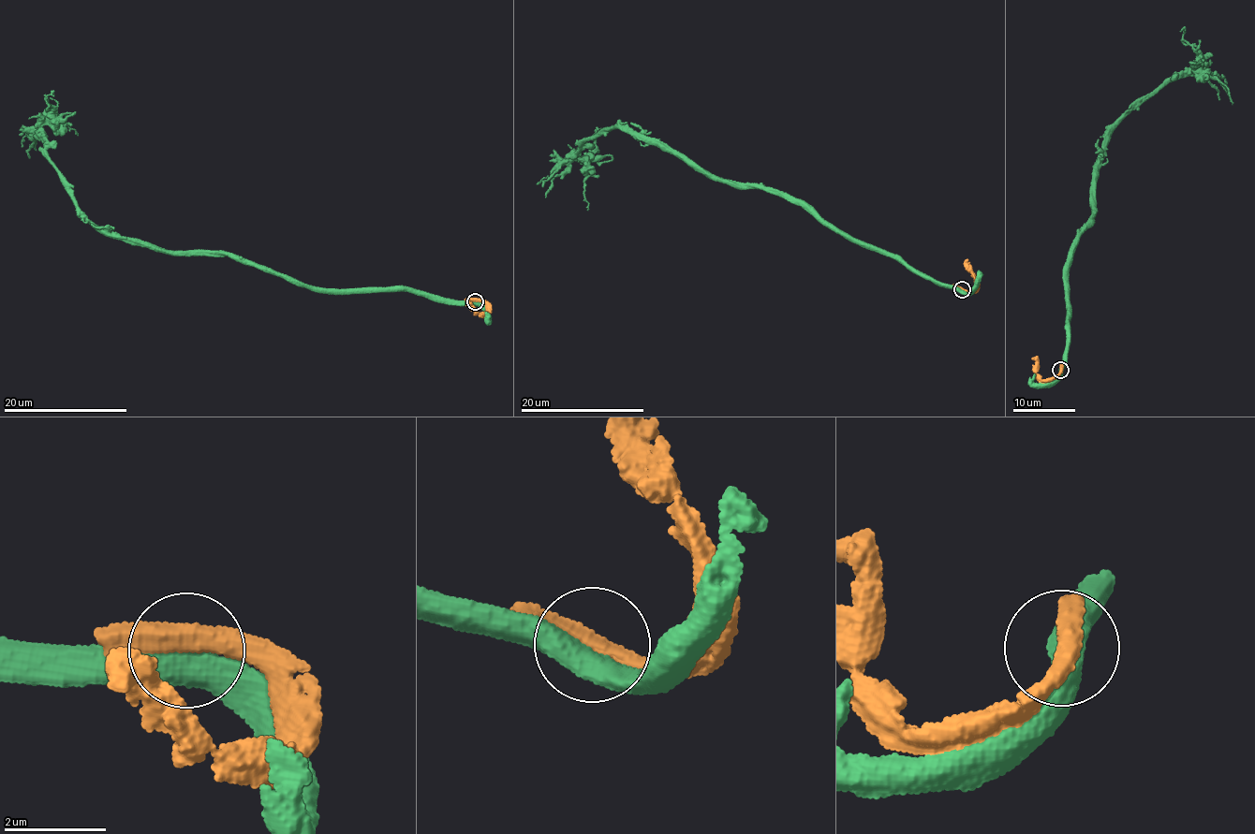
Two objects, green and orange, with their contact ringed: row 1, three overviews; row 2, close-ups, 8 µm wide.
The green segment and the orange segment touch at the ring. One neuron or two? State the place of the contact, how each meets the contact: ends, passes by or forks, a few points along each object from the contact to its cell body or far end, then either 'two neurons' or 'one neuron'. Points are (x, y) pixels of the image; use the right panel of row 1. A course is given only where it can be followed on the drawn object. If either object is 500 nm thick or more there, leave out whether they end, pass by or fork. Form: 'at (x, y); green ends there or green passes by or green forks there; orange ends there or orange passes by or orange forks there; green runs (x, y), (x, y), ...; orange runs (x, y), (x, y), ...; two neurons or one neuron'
at (1060, 370); green passes by; orange passes by; green runs (1060, 371), (1070, 332), (1069, 264), (1097, 211), (1098, 170), (1112, 127), (1201, 62), (1183, 37), (1184, 27); orange runs (1060, 371), (1051, 379), (1040, 378), (1037, 356); two neurons

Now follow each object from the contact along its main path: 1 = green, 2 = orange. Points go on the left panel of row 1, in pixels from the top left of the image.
1: (475, 301), (320, 289), (243, 259), (107, 235), (78, 212), (46, 149), (53, 90)
2: (475, 301), (484, 302), (484, 314), (466, 300)

